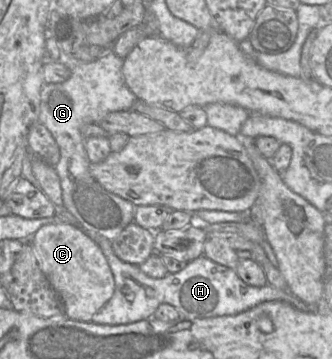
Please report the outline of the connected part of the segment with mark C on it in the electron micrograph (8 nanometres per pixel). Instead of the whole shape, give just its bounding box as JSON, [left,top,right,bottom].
[31,223,113,321]

